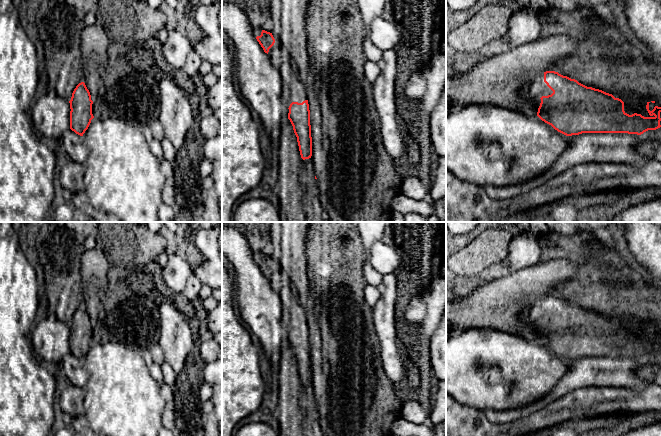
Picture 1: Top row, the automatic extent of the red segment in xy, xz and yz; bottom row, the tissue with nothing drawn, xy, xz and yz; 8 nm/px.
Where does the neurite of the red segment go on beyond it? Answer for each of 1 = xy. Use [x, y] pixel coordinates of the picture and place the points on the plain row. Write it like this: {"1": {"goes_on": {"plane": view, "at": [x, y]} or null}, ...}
{"1": {"goes_on": null}}

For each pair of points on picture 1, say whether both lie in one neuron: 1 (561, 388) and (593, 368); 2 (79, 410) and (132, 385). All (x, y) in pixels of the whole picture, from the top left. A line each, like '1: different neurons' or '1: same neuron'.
1: same neuron
2: different neurons

